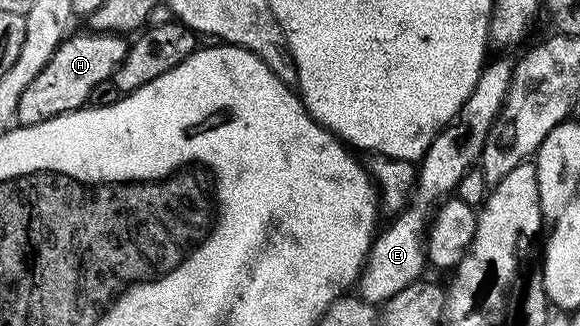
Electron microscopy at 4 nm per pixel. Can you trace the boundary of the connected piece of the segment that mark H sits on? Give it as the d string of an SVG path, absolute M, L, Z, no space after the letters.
M74 32L59 44L53 58L20 96L16 115L18 126L44 124L44 120L52 120L61 114L83 109L89 103L92 88L96 88L96 84L113 79L115 68L126 55L127 39L121 34L93 33Z

